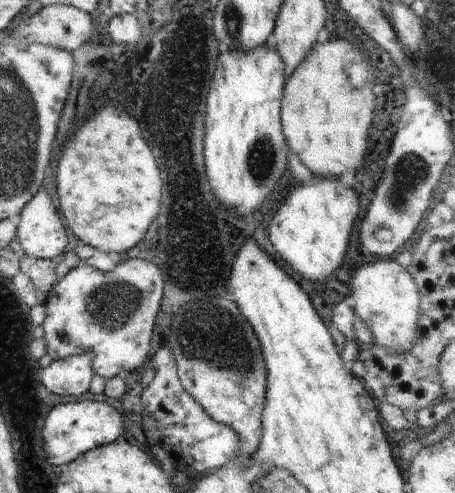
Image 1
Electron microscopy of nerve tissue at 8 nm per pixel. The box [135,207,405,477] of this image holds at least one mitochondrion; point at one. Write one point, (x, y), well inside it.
(218, 344)

